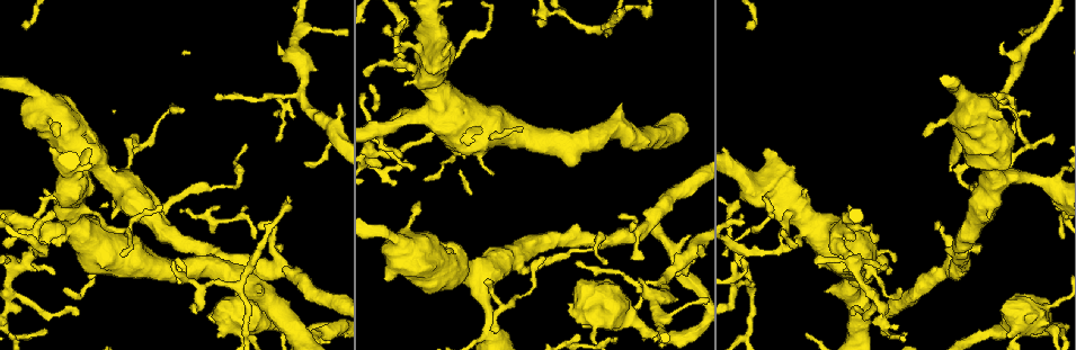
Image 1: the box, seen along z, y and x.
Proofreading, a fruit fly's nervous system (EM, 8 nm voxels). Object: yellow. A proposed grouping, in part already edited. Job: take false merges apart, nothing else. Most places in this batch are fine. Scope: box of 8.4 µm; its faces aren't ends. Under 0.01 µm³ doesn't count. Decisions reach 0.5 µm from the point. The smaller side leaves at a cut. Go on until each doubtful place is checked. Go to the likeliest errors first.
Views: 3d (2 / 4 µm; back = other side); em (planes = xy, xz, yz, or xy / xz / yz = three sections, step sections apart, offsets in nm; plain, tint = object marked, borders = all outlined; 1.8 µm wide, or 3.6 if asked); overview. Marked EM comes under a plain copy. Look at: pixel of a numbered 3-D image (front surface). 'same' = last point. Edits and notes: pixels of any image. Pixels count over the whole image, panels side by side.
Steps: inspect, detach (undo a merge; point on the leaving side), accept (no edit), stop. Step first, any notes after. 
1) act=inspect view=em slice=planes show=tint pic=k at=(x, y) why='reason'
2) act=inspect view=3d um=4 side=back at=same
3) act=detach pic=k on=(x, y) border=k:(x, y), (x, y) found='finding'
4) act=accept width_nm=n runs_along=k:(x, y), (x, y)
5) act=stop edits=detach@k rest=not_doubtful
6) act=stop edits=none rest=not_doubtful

act=inspect view=em slice=planes show=tint pic=1 at=(781, 250) why='sharp bend'

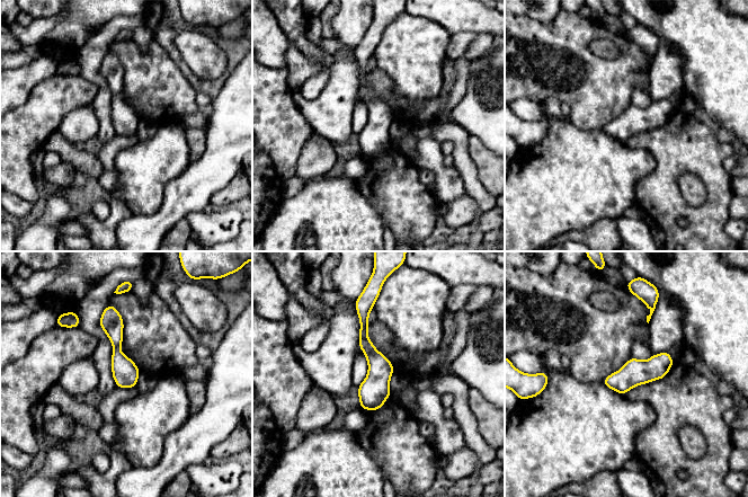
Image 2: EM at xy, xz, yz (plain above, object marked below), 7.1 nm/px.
act=accept width_nm=190 runs_along=2:(366, 311), (376, 407) found='one neuron here'

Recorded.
act=inspect view=em slice=yz step=4 show=tint pic=1 at=(47, 233) why='three-way junction'

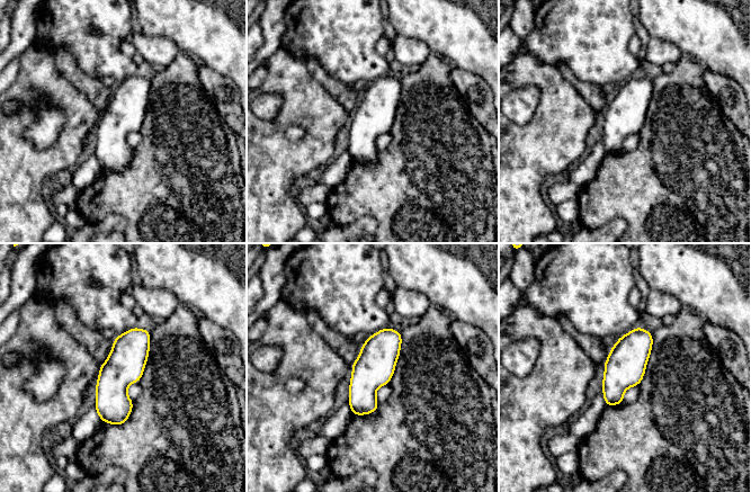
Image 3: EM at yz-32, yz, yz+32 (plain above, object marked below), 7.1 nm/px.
act=accept width_nm=280 found='one neuron here'

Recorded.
act=inspect view=3d um=4 pic=1 at=(55, 212) why='arms part here'

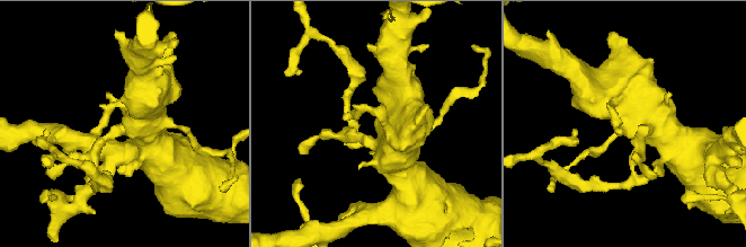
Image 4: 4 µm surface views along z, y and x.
act=inspect view=em um=3.6 slice=planes show=tint pic=4 at=(647, 128)

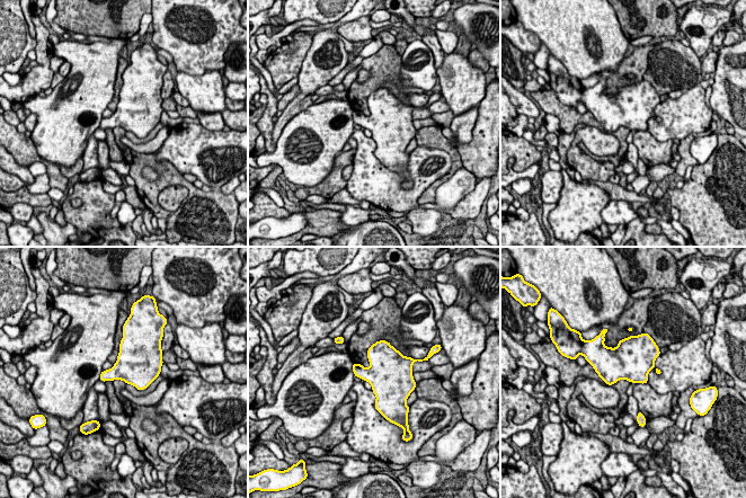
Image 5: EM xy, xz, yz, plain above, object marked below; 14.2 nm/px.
act=accept found='one neuron here'

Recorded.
act=inspect view=em um=3.6 slice=planes show=tint pic=1 at=(113, 178) why='sharp bend'

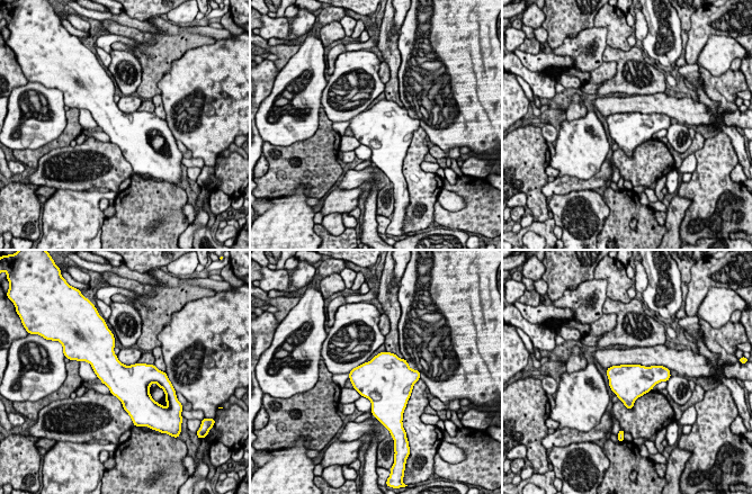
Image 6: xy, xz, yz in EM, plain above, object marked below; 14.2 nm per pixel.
act=accept found='continuous, no second neuron'

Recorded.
act=stop edits=none rest=not_doubtful

